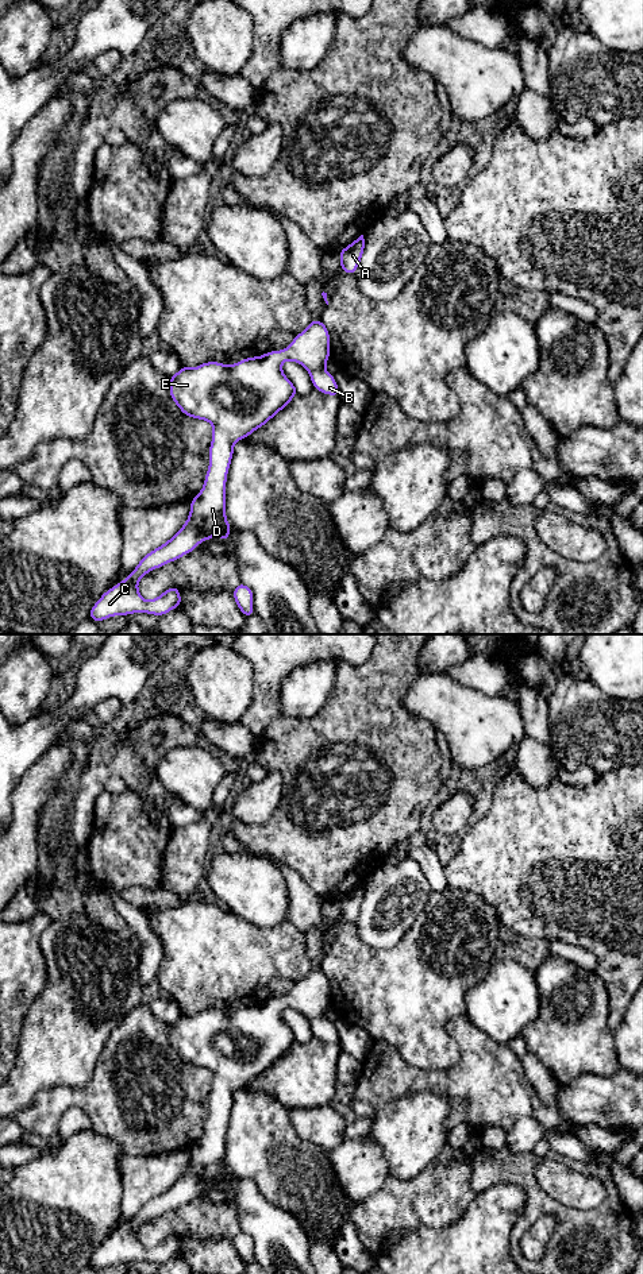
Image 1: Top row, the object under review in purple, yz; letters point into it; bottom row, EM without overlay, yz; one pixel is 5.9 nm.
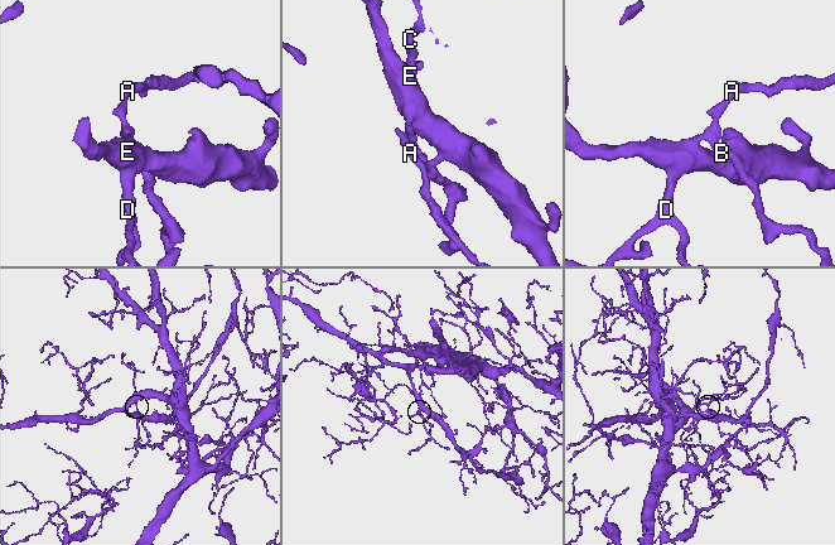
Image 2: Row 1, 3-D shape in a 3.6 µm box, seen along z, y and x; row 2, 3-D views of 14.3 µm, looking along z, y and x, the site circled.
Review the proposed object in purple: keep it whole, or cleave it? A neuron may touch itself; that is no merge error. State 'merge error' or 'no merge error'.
no merge error

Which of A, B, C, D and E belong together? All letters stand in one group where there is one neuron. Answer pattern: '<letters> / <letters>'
A B C D E

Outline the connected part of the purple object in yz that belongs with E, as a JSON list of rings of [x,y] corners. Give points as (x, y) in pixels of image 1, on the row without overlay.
[[[312,966],[308,976],[296,982],[292,992],[282,999],[269,999],[262,1004],[246,1005],[230,1014],[217,1009],[207,1009],[195,1016],[182,1014],[177,1022],[169,1024],[170,1045],[181,1059],[193,1066],[207,1068],[213,1076],[205,1130],[203,1138],[190,1148],[190,1161],[184,1174],[169,1189],[147,1201],[128,1225],[105,1239],[93,1252],[89,1265],[95,1270],[99,1271],[112,1263],[127,1263],[139,1259],[161,1265],[181,1254],[177,1235],[169,1235],[155,1247],[145,1248],[138,1239],[138,1229],[147,1220],[190,1201],[200,1190],[213,1184],[228,1189],[231,1173],[226,1166],[226,1128],[234,1092],[265,1073],[299,1041],[292,1028],[282,1020],[281,1014],[285,1008],[294,1008],[304,1014],[316,1038],[339,1045],[340,1041],[335,1026],[326,1018],[328,1007],[330,981],[324,970]]]

